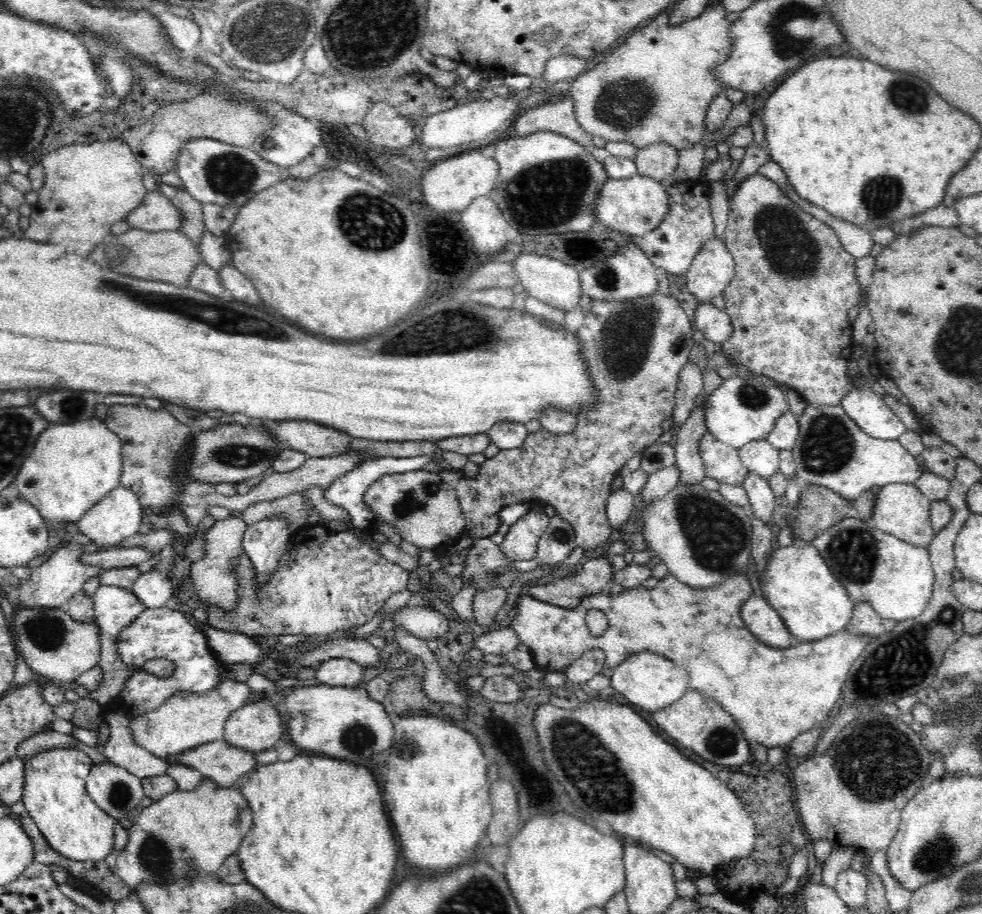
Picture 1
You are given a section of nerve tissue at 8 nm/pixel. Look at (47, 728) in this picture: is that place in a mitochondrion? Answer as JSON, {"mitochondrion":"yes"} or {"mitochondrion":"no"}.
{"mitochondrion":"no"}

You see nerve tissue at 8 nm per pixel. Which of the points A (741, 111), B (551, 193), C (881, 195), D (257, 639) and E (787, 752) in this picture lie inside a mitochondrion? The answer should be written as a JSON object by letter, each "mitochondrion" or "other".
{"A":"other","B":"mitochondrion","C":"mitochondrion","D":"other","E":"other"}

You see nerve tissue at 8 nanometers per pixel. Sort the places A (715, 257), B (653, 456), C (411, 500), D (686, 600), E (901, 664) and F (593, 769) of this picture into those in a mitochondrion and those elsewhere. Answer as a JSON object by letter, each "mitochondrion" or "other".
{"A":"other","B":"mitochondrion","C":"mitochondrion","D":"other","E":"mitochondrion","F":"mitochondrion"}

